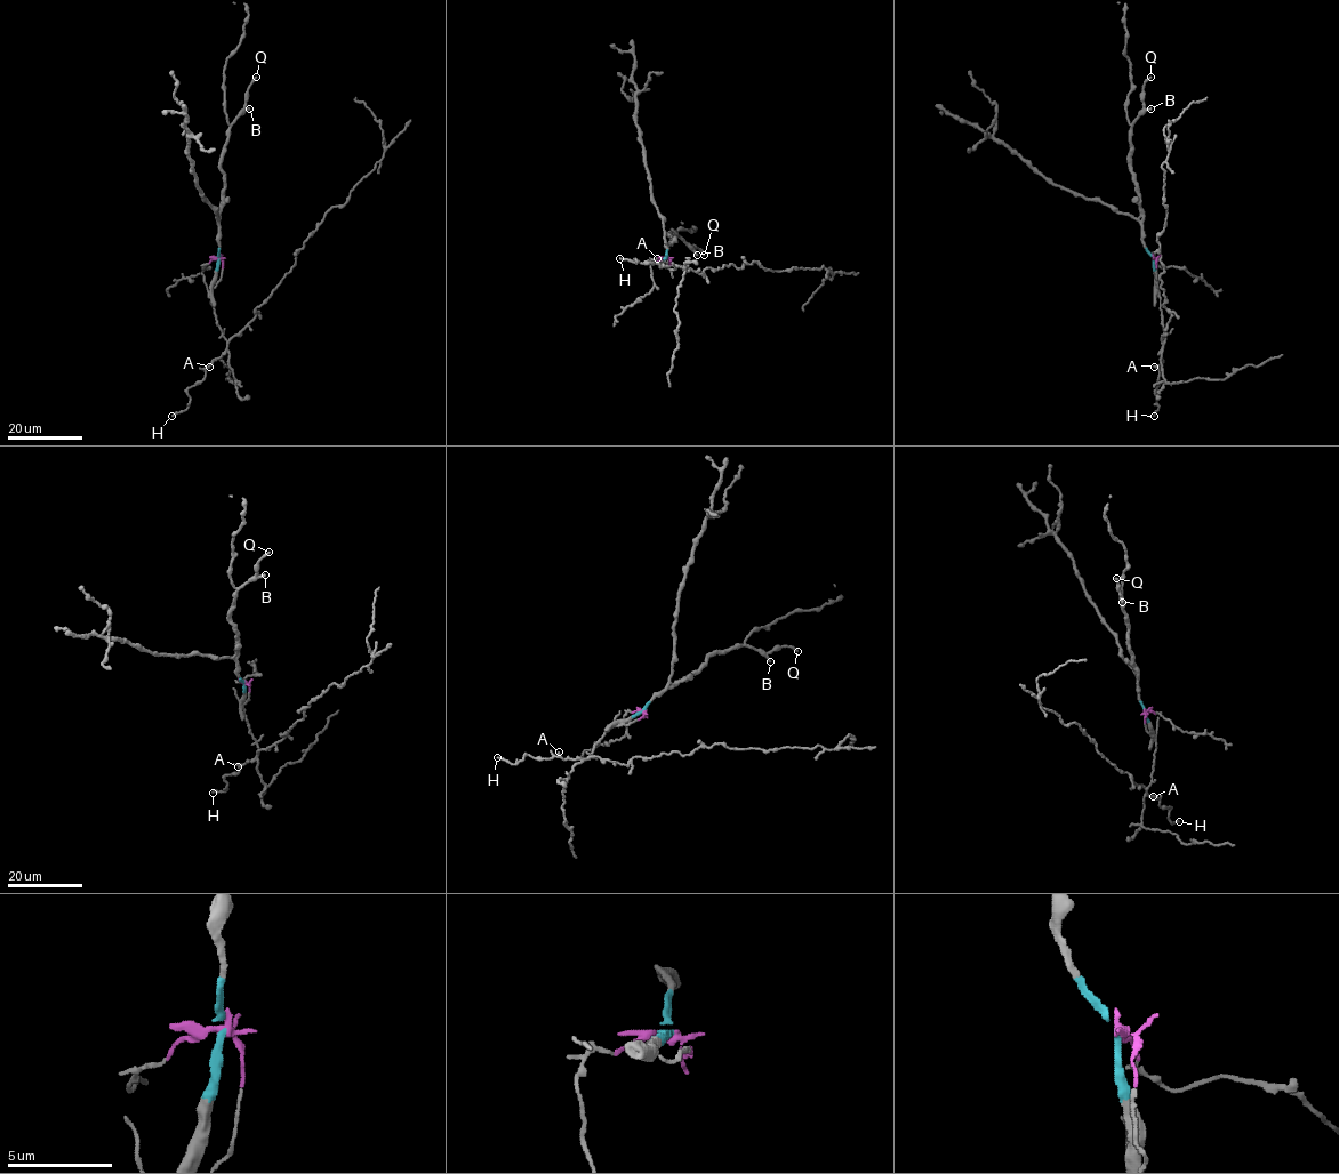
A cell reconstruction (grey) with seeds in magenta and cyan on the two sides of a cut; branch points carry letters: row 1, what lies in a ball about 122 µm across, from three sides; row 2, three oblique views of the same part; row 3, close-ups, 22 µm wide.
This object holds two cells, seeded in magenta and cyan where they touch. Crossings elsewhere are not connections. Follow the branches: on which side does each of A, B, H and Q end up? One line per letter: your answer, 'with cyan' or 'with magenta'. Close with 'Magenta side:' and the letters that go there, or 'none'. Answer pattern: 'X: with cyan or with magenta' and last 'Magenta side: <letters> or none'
A: with magenta
B: with cyan
H: with magenta
Q: with cyan
Magenta side: A, H

